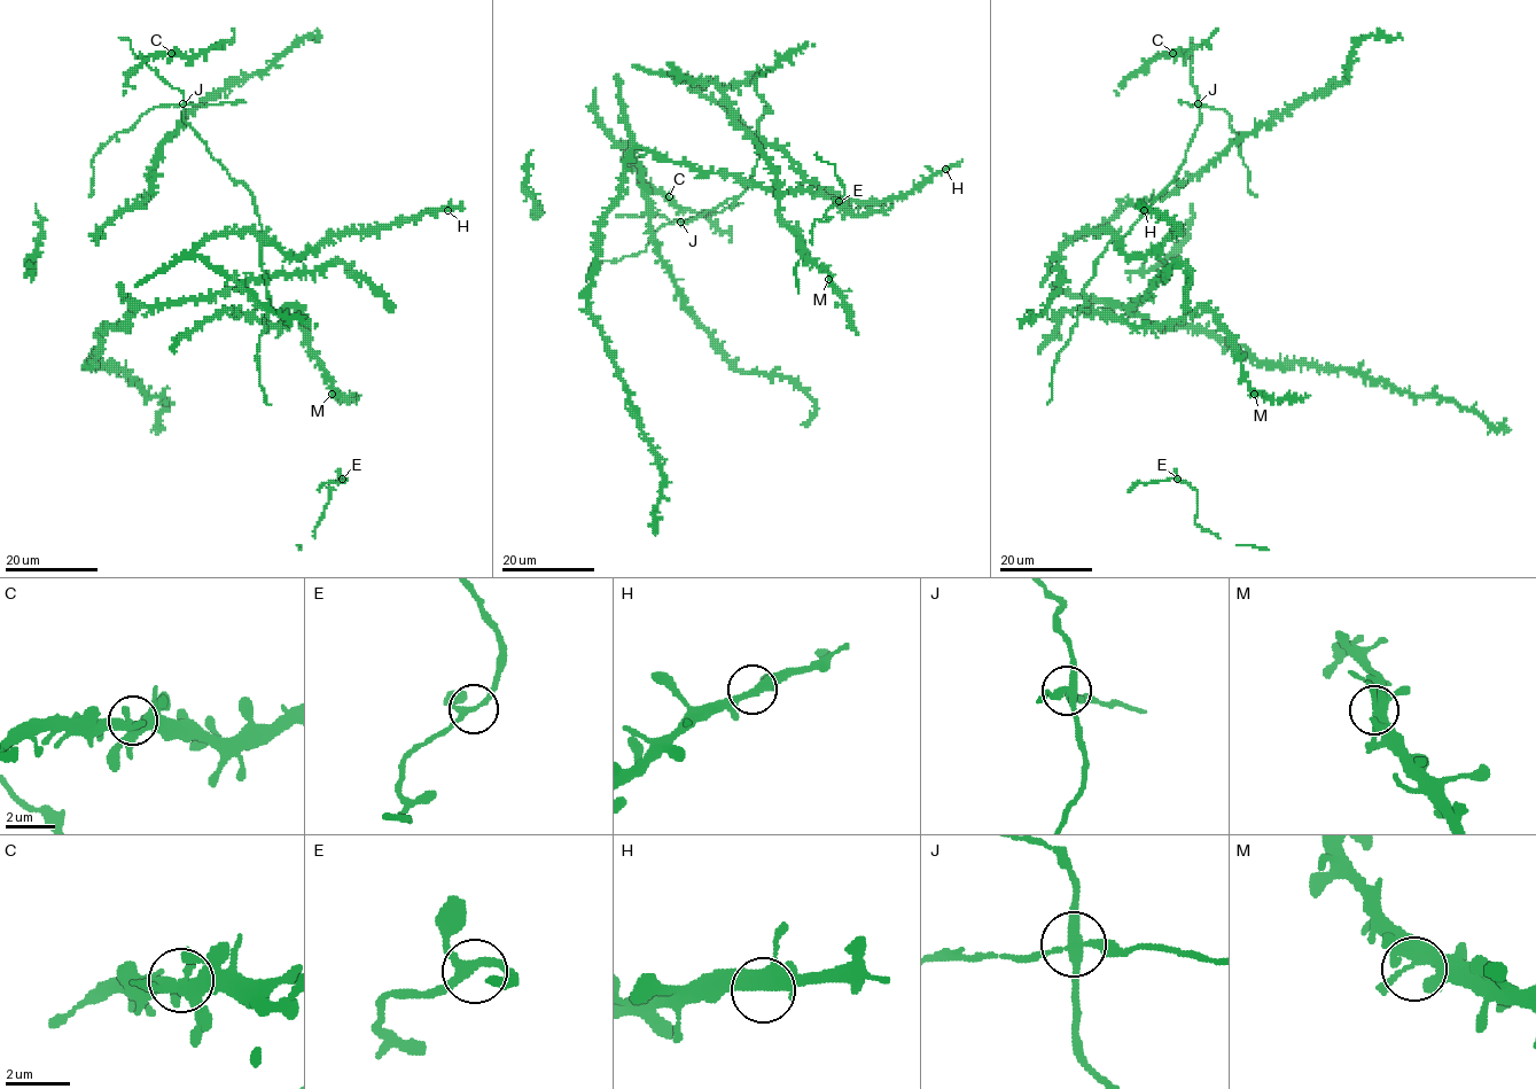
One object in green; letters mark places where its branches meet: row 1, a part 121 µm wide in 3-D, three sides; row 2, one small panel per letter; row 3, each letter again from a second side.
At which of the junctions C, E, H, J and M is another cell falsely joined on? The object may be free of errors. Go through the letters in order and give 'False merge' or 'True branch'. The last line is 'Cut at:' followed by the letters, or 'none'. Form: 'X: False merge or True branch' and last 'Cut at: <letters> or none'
C: True branch
E: True branch
H: True branch
J: False merge
M: True branch
Cut at: J

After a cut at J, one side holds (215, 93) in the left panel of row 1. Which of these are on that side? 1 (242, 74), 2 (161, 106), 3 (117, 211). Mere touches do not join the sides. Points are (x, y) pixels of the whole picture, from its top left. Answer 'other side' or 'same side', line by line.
1: same side
2: other side
3: same side

